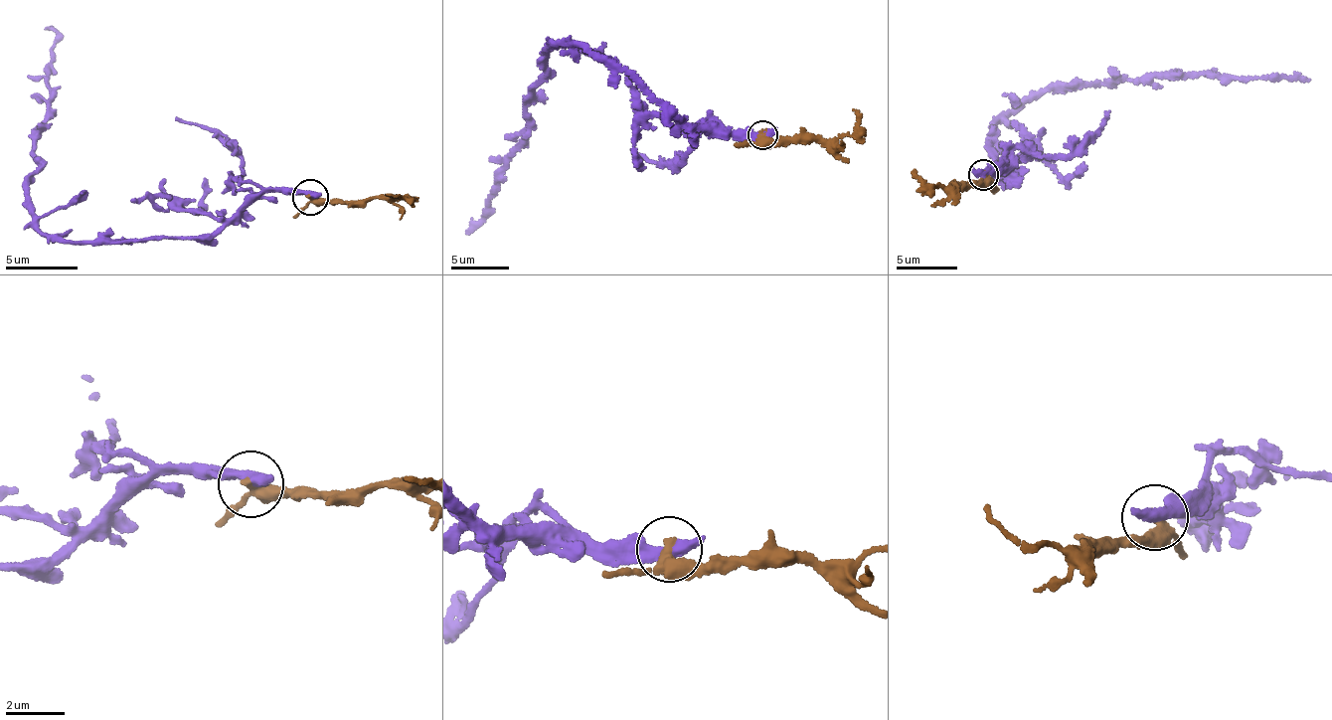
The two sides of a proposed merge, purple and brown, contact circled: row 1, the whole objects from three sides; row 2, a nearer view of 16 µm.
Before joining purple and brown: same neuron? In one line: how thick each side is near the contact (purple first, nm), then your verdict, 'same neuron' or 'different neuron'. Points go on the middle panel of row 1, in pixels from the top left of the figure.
calibres 360 and 360 nm; different neuron

